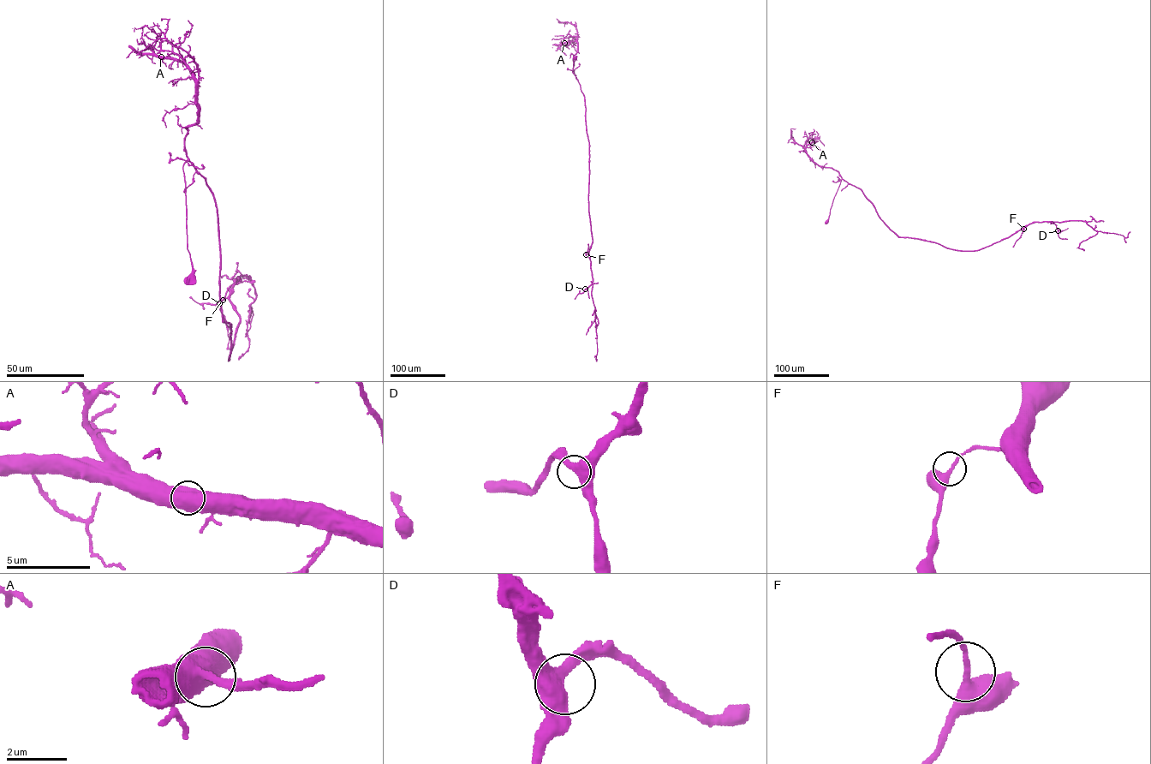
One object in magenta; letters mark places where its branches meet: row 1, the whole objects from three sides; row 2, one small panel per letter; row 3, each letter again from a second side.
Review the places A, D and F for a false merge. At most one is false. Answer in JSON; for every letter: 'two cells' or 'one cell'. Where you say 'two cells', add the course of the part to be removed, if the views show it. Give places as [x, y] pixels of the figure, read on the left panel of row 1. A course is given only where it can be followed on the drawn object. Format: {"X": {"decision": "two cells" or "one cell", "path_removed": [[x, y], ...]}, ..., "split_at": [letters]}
{"A": {"decision": "one cell"}, "D": {"decision": "one cell"}, "F": {"decision": "one cell"}, "split_at": []}

